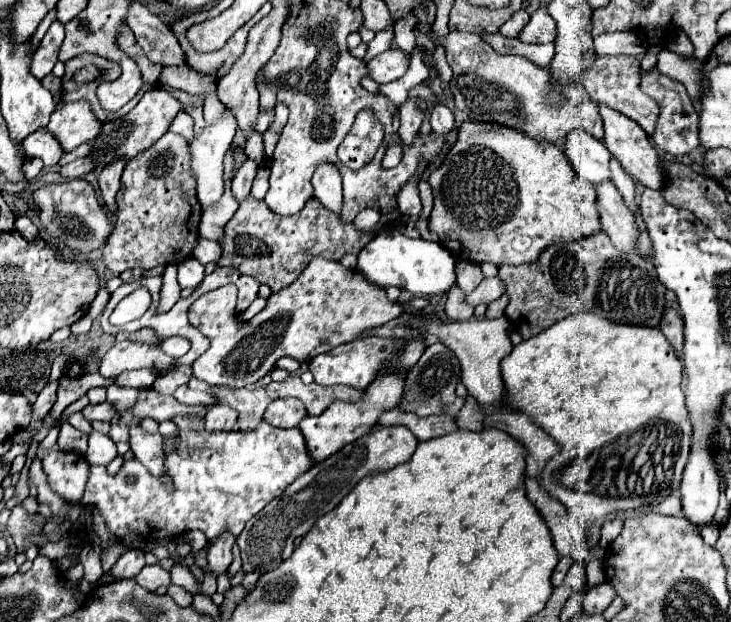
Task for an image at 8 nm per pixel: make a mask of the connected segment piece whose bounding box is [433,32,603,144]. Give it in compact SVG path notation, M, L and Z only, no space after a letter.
M449 32L447 38L437 38L437 36L433 34L433 38L445 46L447 62L449 62L451 68L453 68L453 80L451 80L449 86L451 86L451 92L455 94L455 106L457 106L471 122L499 122L499 126L511 126L511 128L515 128L515 130L523 130L529 138L547 140L547 142L551 142L551 144L563 144L563 142L565 142L565 136L567 136L571 130L587 130L591 136L603 140L603 120L601 120L601 116L599 116L597 104L589 98L589 94L585 92L585 88L583 88L579 82L573 82L571 86L563 86L563 98L565 98L565 100L563 100L559 106L555 106L553 102L547 100L547 94L549 94L549 90L551 90L551 76L549 76L549 70L547 70L547 68L543 70L543 68L535 66L533 62L529 62L529 60L523 58L523 56L503 56L503 54L497 54L483 38L479 38L479 36L475 36L475 34L469 34L469 32L467 32L467 34L465 34L465 32Z

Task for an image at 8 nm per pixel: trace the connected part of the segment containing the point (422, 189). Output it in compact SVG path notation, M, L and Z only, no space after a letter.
M419 180L419 184L417 184L417 188L419 188L419 196L421 196L421 200L423 200L423 210L421 210L421 218L429 218L429 214L431 214L431 208L433 208L433 192L431 192L431 186L429 186L429 182L427 180Z

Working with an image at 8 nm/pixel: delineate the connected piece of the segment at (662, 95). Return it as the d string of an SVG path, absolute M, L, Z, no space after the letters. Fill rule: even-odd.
M651 68L651 70L641 74L641 90L645 94L649 94L661 108L657 128L655 128L655 134L653 134L653 144L659 150L665 150L665 152L669 152L673 156L689 154L693 148L697 148L699 146L699 140L697 140L699 116L697 116L697 110L691 104L691 98L687 94L685 86L671 80L669 76L663 76L657 68Z

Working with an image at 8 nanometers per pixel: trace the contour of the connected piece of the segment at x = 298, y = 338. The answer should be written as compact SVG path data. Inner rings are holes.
M313 258L303 270L303 274L299 274L299 278L291 286L285 286L283 290L271 294L267 298L267 306L249 322L239 322L239 318L235 316L235 300L237 300L235 286L223 286L199 296L189 308L189 322L211 340L209 350L193 362L193 376L211 386L245 388L249 384L255 384L259 378L263 378L281 356L291 356L297 362L307 362L339 344L355 340L367 328L383 326L389 320L399 318L407 308L411 308L413 312L419 312L429 302L427 298L417 298L417 296L413 296L407 304L389 302L381 286L367 282L363 274L359 274L357 270L353 272L341 266L339 262L333 262L327 258Z

